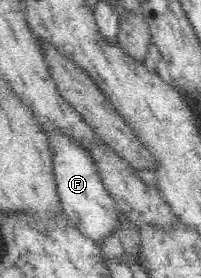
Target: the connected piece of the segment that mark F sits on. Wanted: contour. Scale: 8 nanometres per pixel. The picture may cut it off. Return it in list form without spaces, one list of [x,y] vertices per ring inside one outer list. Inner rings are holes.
[[[42,124],[42,127],[51,155],[54,185],[56,185],[57,196],[62,201],[62,211],[80,226],[82,233],[87,233],[91,238],[99,241],[112,229],[118,213],[118,206],[108,194],[107,186],[100,177],[99,166],[78,137],[72,137],[69,131],[60,129],[59,126]]]

